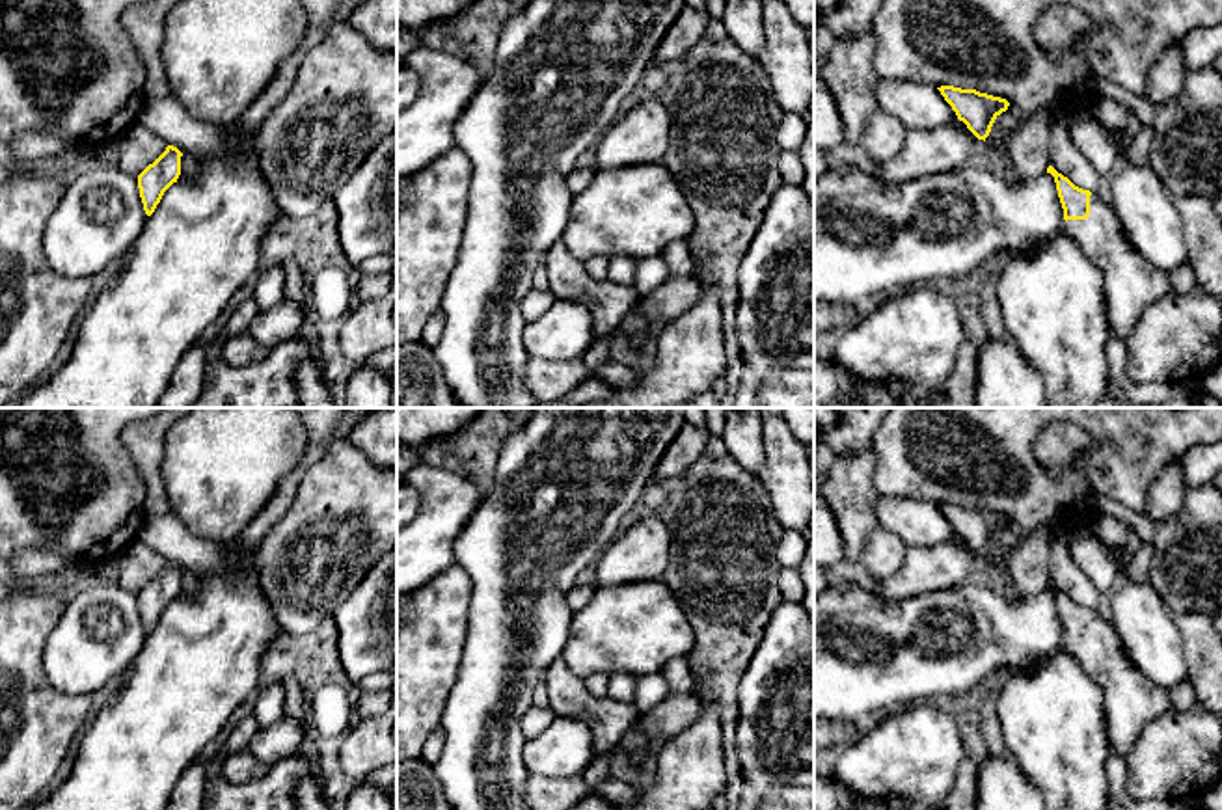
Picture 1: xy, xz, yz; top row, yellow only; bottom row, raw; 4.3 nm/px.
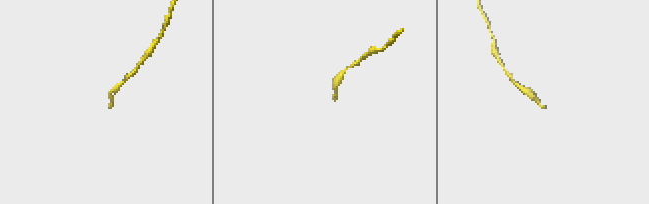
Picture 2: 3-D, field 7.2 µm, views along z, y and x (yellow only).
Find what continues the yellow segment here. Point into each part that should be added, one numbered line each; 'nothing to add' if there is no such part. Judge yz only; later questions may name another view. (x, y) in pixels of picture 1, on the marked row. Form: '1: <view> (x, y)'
1: yz (1131, 283)

